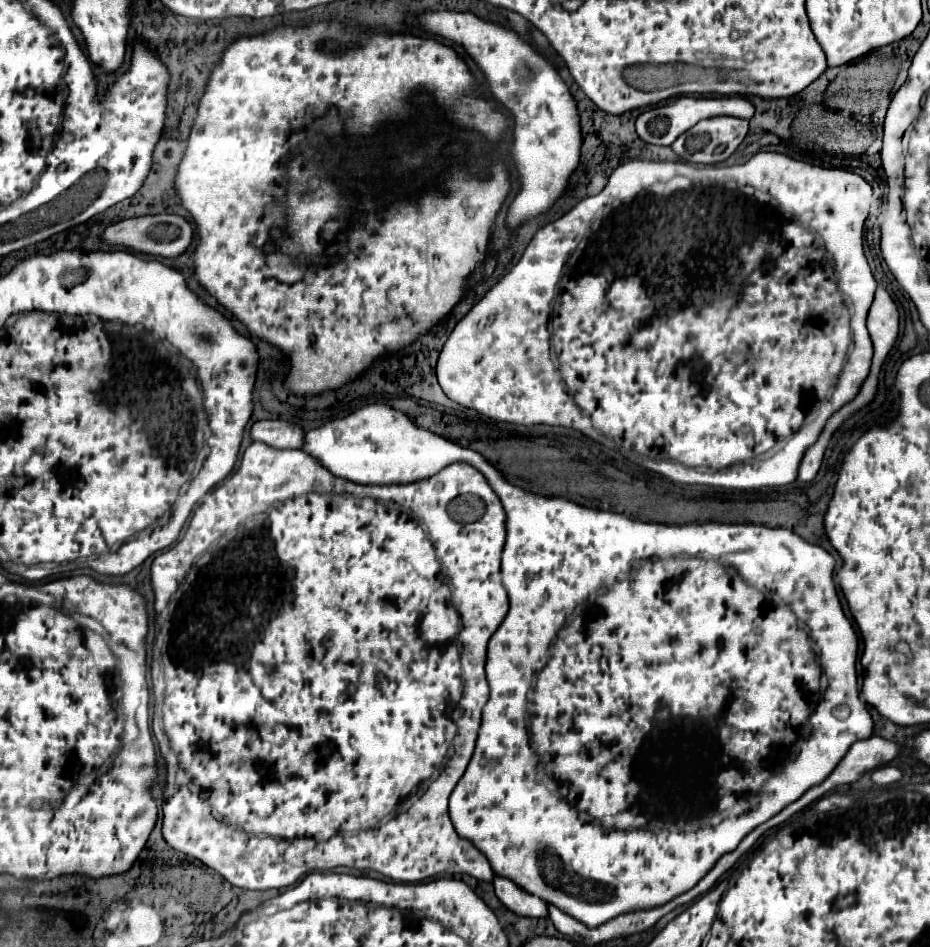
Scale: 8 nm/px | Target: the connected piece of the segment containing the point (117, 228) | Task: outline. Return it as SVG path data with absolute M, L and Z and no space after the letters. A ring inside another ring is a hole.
M175 214L148 215L148 217L136 217L120 221L112 227L108 227L102 235L104 243L116 245L116 247L128 247L134 251L142 251L146 255L158 255L166 259L174 259L182 255L190 243L192 243L192 225L188 221Z

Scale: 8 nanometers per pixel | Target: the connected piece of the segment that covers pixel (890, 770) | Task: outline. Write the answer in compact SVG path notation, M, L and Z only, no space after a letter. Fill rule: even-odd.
M884 765L876 771L872 771L872 781L876 785L890 785L890 783L896 783L902 779L902 771L894 765Z

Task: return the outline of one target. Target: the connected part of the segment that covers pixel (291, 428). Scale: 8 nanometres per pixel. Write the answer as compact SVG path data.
M256 421L252 425L252 439L276 449L300 449L304 445L304 429L292 421Z

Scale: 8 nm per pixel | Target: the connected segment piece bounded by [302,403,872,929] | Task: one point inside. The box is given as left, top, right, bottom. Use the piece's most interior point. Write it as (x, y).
(694, 644)

